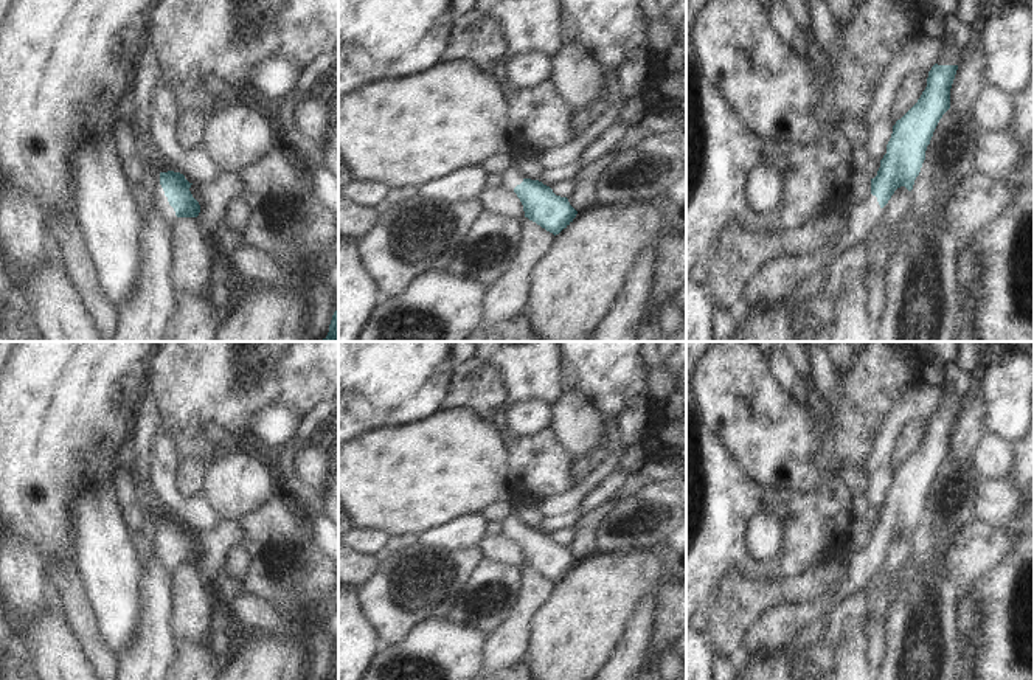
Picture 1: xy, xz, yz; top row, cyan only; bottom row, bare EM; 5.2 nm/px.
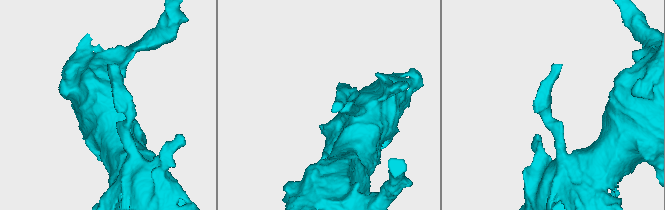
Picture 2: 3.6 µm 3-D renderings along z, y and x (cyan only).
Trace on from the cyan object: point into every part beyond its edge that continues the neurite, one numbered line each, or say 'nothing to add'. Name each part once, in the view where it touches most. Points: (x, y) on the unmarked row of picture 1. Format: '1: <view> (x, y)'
1: xy (160, 548).

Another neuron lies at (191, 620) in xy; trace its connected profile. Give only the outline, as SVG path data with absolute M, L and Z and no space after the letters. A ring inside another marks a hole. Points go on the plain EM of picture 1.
M179 565L172 573L172 637L183 641L208 641L213 623L213 598L197 565Z

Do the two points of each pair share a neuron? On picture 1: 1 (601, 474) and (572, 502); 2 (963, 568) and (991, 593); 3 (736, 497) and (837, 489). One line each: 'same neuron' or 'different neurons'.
1: same neuron
2: different neurons
3: same neuron

